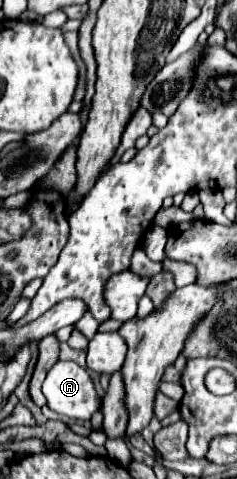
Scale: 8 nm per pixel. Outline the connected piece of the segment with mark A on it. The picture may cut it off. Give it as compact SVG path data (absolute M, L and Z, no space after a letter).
M58 361L48 371L42 393L52 411L78 421L90 419L100 407L100 397L88 371L74 361Z

